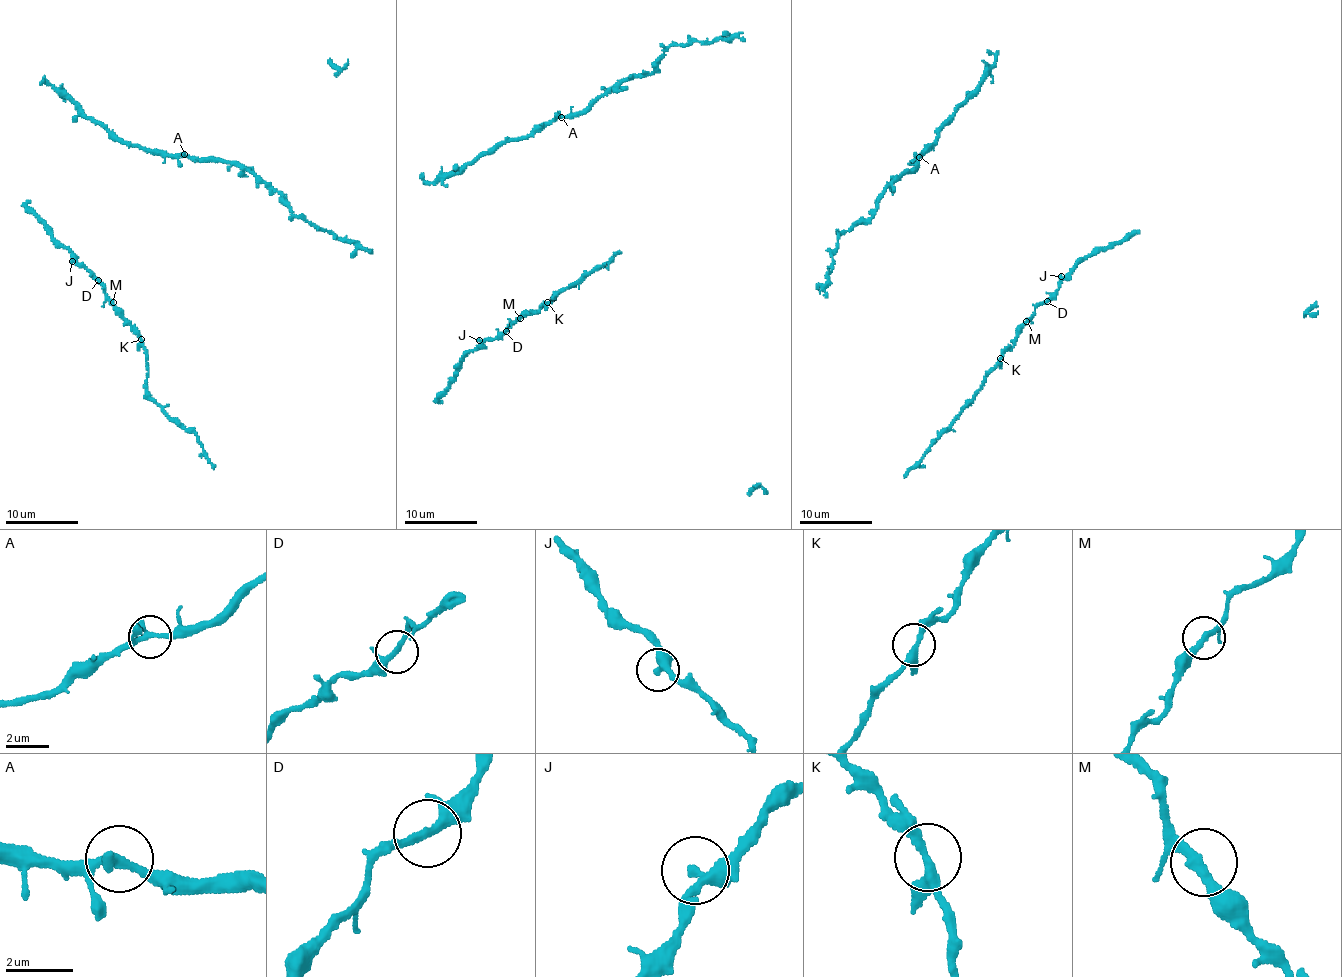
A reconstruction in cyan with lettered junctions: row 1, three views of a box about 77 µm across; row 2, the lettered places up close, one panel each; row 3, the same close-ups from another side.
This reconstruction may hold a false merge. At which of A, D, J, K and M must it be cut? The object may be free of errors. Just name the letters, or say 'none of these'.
none of these

